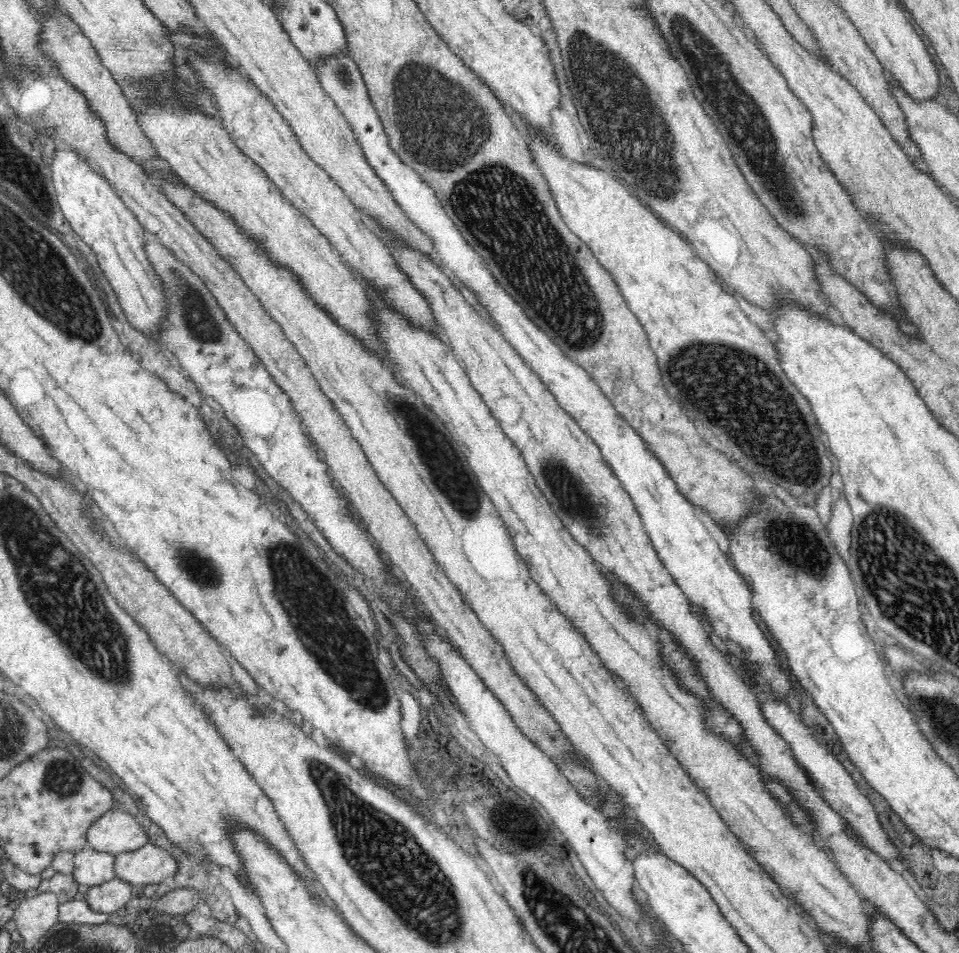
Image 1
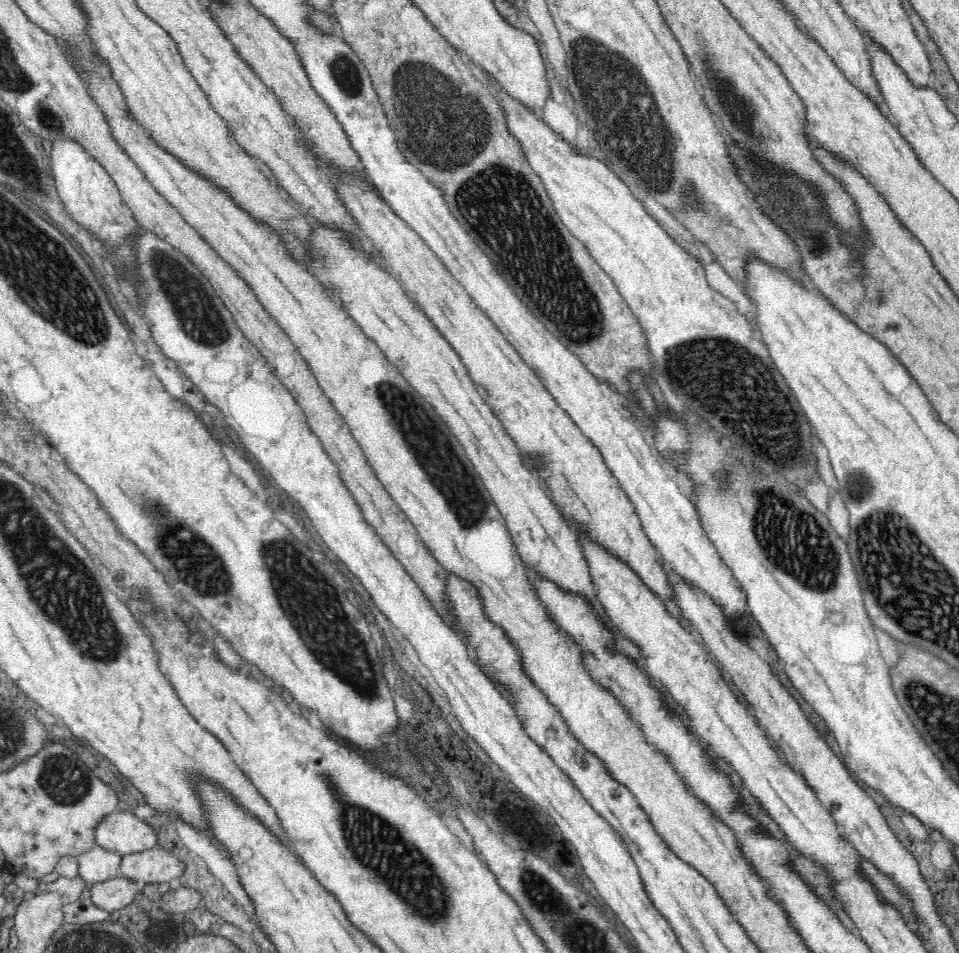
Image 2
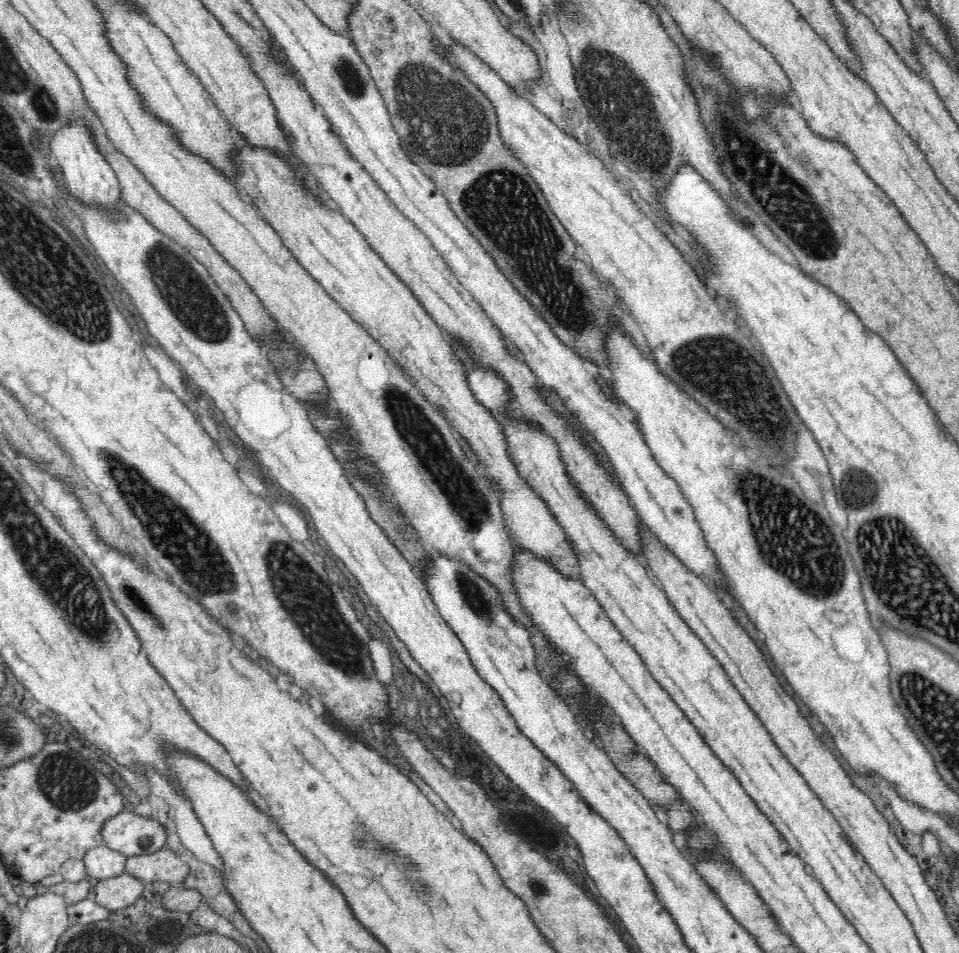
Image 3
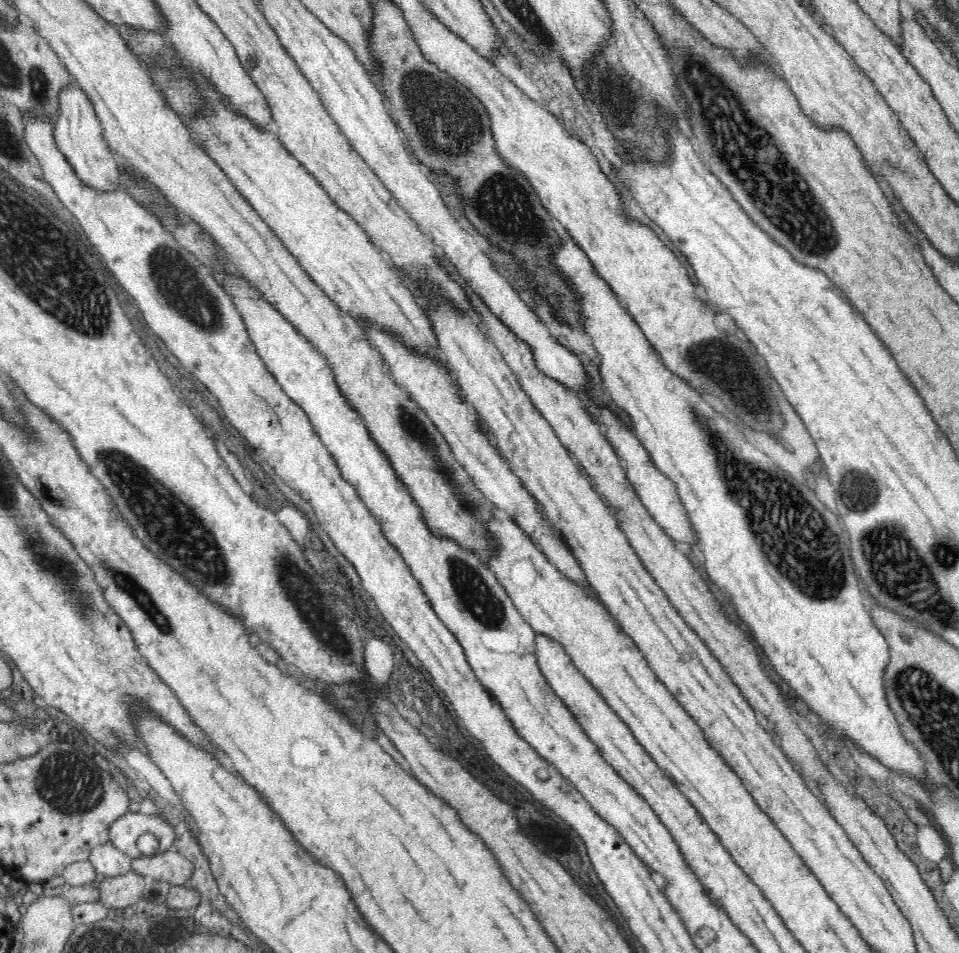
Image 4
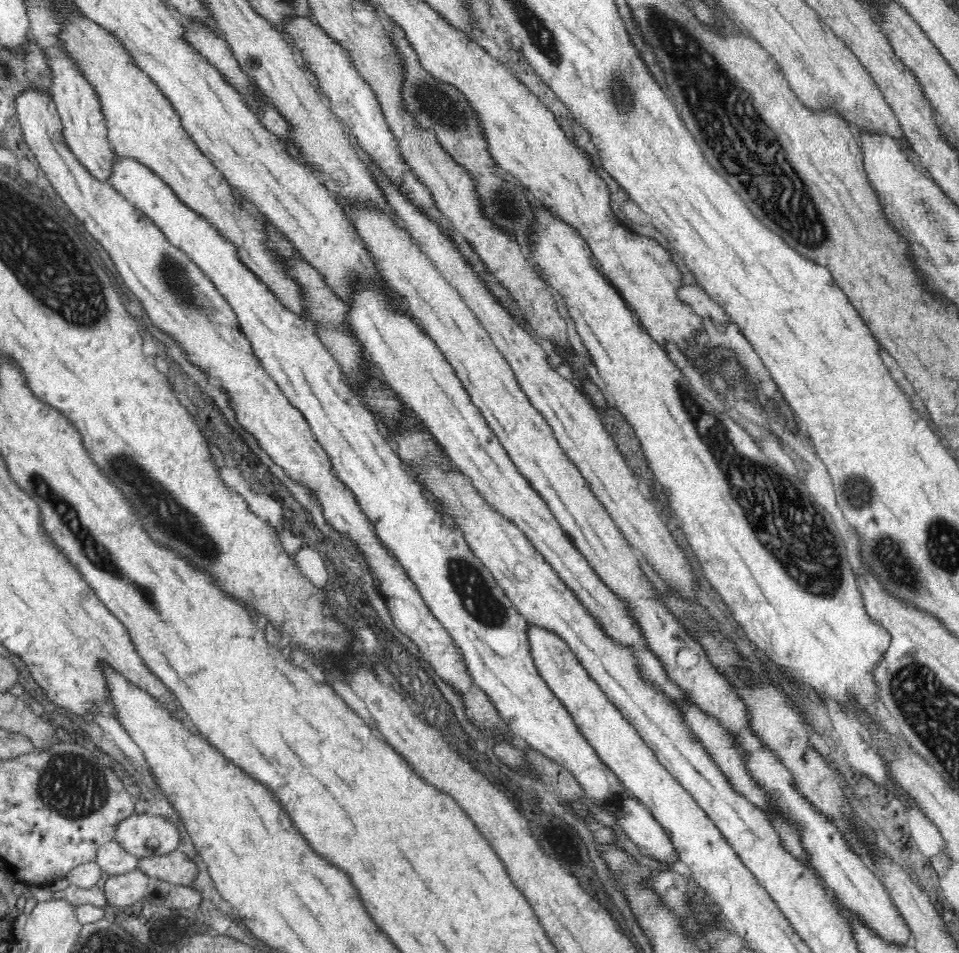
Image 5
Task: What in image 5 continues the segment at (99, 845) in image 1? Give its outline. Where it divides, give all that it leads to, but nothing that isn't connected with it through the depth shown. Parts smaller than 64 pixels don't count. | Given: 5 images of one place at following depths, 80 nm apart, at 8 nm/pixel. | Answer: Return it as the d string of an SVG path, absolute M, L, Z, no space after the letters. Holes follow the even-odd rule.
M137 813L120 822L115 840L124 851L138 857L156 858L177 851L180 845L180 833L176 826L157 814ZM158 841L158 846L150 848Z

